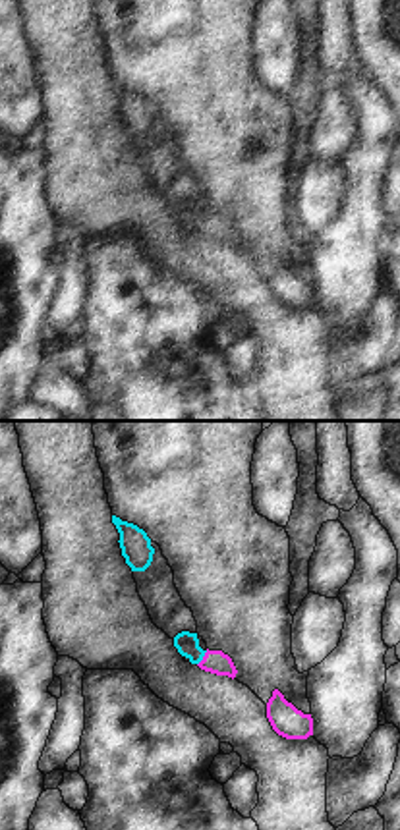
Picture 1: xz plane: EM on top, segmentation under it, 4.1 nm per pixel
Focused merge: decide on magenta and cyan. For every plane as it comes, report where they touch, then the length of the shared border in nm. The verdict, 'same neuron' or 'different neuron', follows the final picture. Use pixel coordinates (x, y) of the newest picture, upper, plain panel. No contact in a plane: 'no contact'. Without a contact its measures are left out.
contact (203, 226); length 80 nm

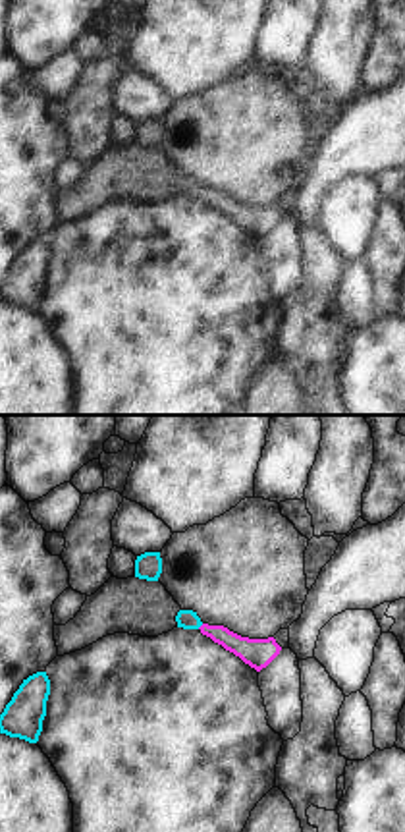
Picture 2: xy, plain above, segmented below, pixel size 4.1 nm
contact (201, 194); length 40 nm

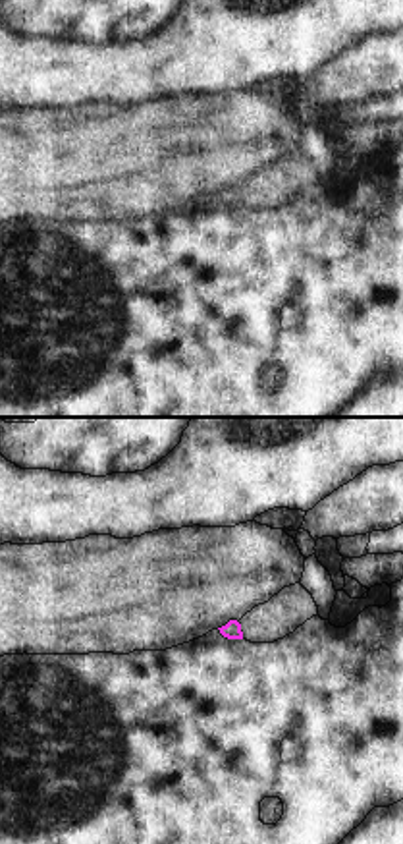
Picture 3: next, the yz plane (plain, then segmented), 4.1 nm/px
no contact

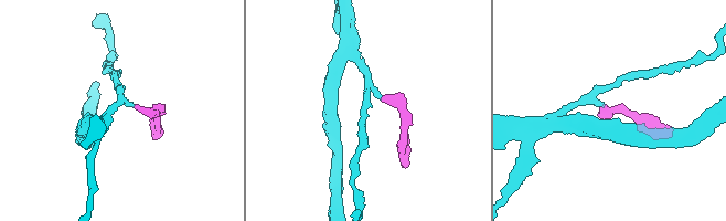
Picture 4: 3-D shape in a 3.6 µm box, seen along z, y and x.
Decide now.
same neuron

